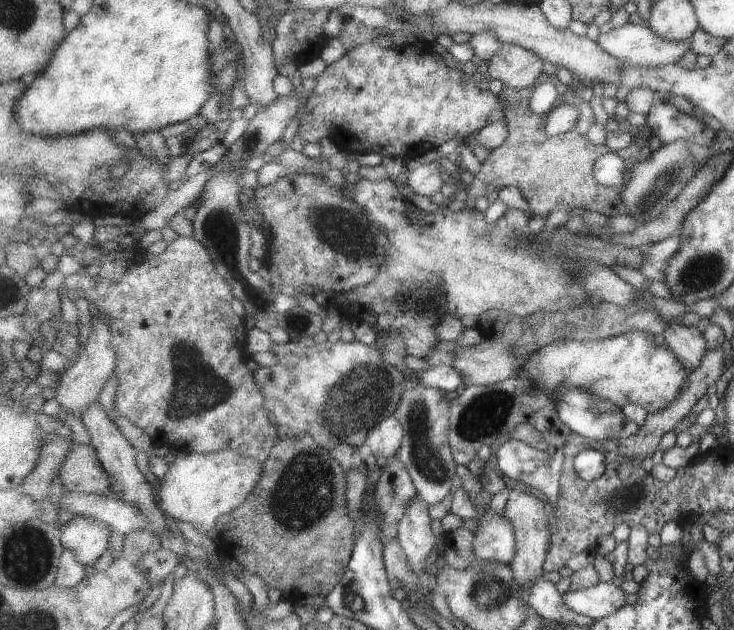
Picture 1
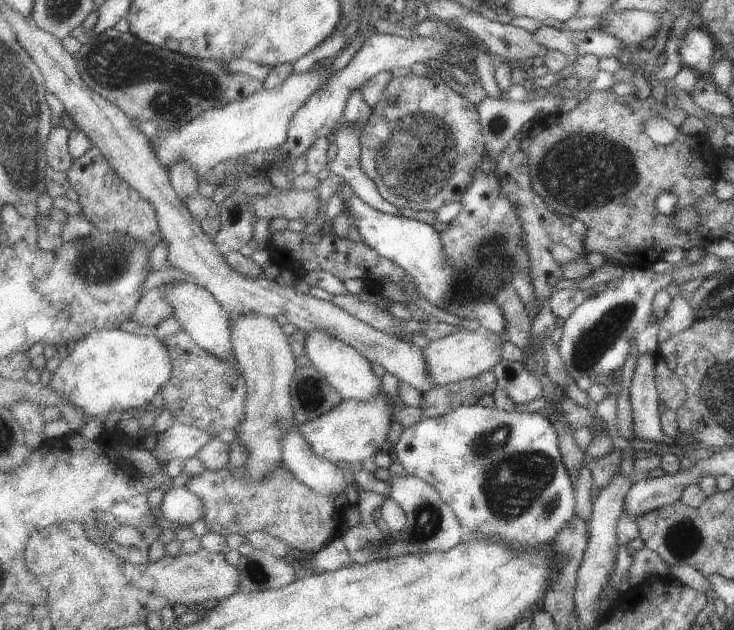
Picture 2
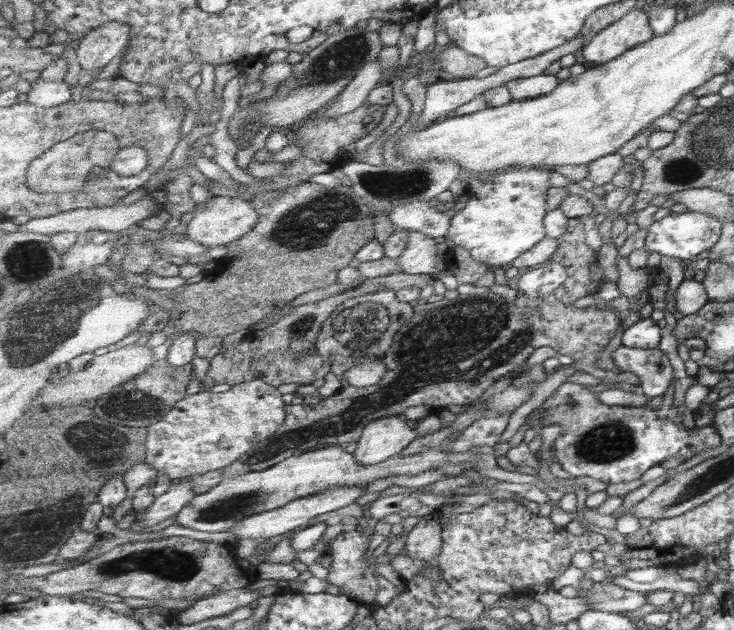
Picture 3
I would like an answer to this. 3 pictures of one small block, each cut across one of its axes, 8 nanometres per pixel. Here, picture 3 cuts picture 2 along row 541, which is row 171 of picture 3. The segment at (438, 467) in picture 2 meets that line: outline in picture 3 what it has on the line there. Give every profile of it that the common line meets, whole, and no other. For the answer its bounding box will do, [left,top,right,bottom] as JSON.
[447,168,552,266]

